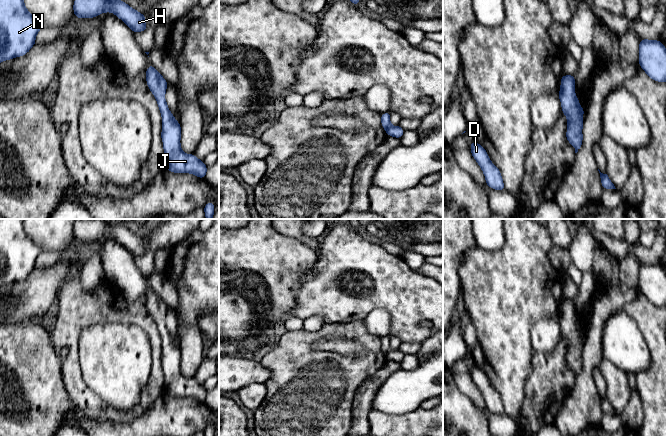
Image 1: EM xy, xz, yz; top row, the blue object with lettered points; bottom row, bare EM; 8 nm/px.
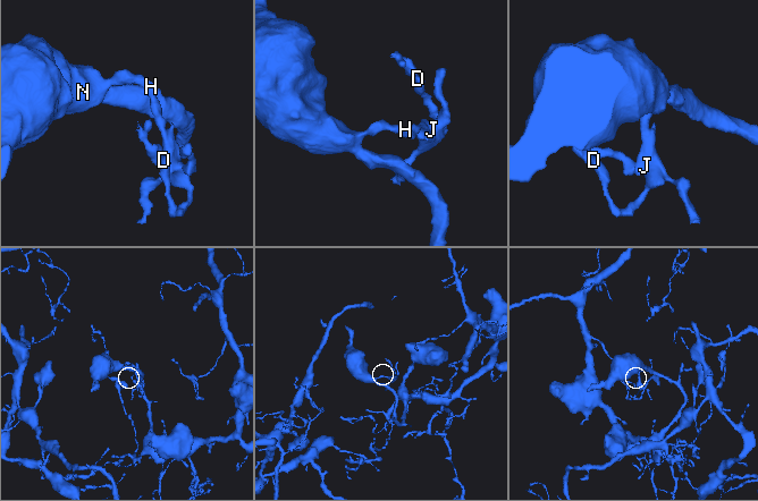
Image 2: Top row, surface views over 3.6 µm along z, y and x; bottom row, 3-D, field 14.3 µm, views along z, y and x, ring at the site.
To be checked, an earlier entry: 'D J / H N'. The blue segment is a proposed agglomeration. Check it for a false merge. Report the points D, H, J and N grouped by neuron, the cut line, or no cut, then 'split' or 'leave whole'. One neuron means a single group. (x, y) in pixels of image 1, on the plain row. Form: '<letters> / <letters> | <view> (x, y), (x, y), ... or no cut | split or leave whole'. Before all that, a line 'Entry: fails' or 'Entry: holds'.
Entry: fails
D H J N | no cut | leave whole

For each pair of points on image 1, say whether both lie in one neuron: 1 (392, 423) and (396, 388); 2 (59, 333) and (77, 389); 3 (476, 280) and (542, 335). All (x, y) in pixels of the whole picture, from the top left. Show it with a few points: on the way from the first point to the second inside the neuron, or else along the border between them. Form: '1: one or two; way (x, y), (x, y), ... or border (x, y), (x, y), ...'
1: two; border (373, 408), (390, 414), (404, 414), (416, 409)
2: one; way (72, 346), (72, 375)
3: two; border (554, 316), (542, 318), (533, 326), (533, 348)

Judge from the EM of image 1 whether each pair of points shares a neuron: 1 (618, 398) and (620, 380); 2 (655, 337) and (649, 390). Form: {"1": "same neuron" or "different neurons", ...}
{"1": "same neuron", "2": "same neuron"}

